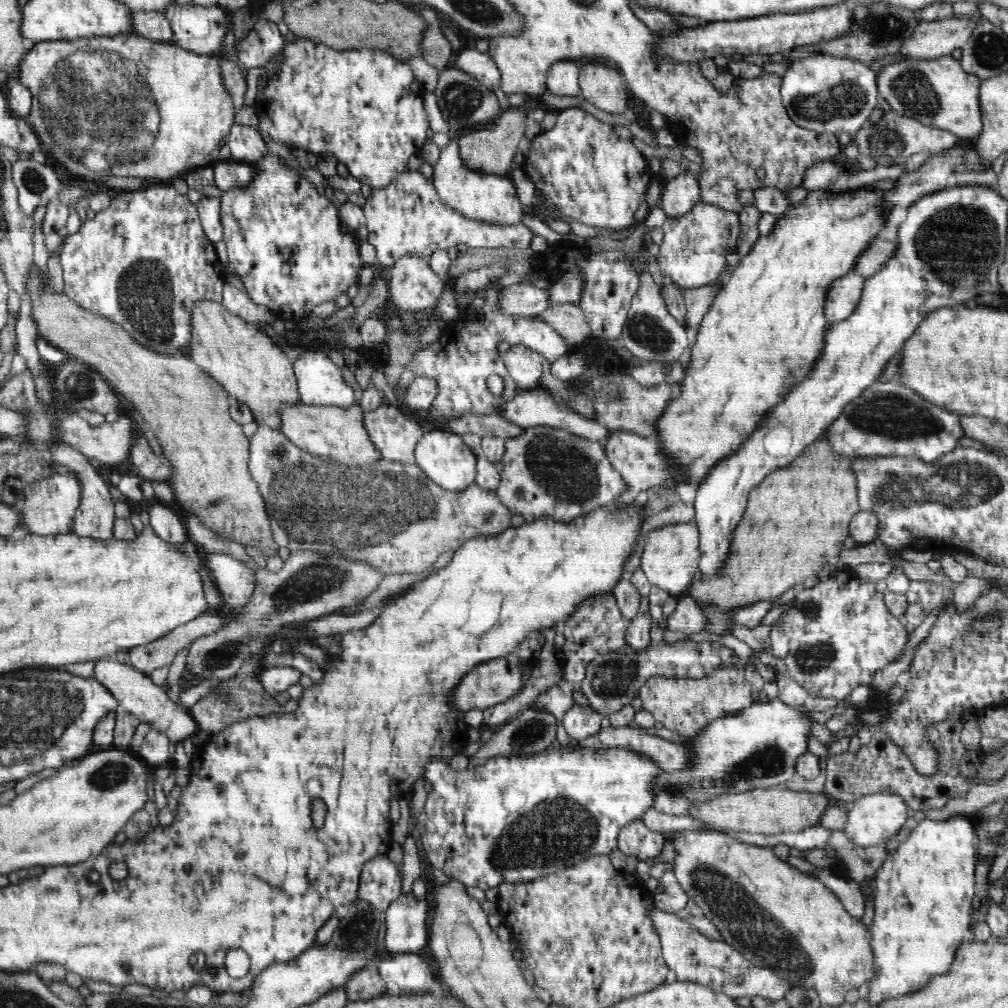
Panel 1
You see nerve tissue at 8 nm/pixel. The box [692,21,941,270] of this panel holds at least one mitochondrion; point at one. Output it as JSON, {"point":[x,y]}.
{"point":[845,101]}

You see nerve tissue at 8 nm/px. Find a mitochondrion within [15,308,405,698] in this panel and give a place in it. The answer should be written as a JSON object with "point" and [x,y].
{"point":[309,582]}

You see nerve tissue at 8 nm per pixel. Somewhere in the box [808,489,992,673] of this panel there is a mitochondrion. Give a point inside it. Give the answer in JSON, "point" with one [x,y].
{"point":[948,654]}

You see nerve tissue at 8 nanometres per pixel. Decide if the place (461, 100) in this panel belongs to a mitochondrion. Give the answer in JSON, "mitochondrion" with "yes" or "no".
{"mitochondrion":"yes"}

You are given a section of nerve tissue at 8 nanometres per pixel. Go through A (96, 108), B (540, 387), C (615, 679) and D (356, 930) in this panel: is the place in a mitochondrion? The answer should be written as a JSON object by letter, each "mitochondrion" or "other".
{"A":"mitochondrion","B":"other","C":"mitochondrion","D":"mitochondrion"}

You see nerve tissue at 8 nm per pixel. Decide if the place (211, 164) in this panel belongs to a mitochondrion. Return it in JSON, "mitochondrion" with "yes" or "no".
{"mitochondrion":"no"}

